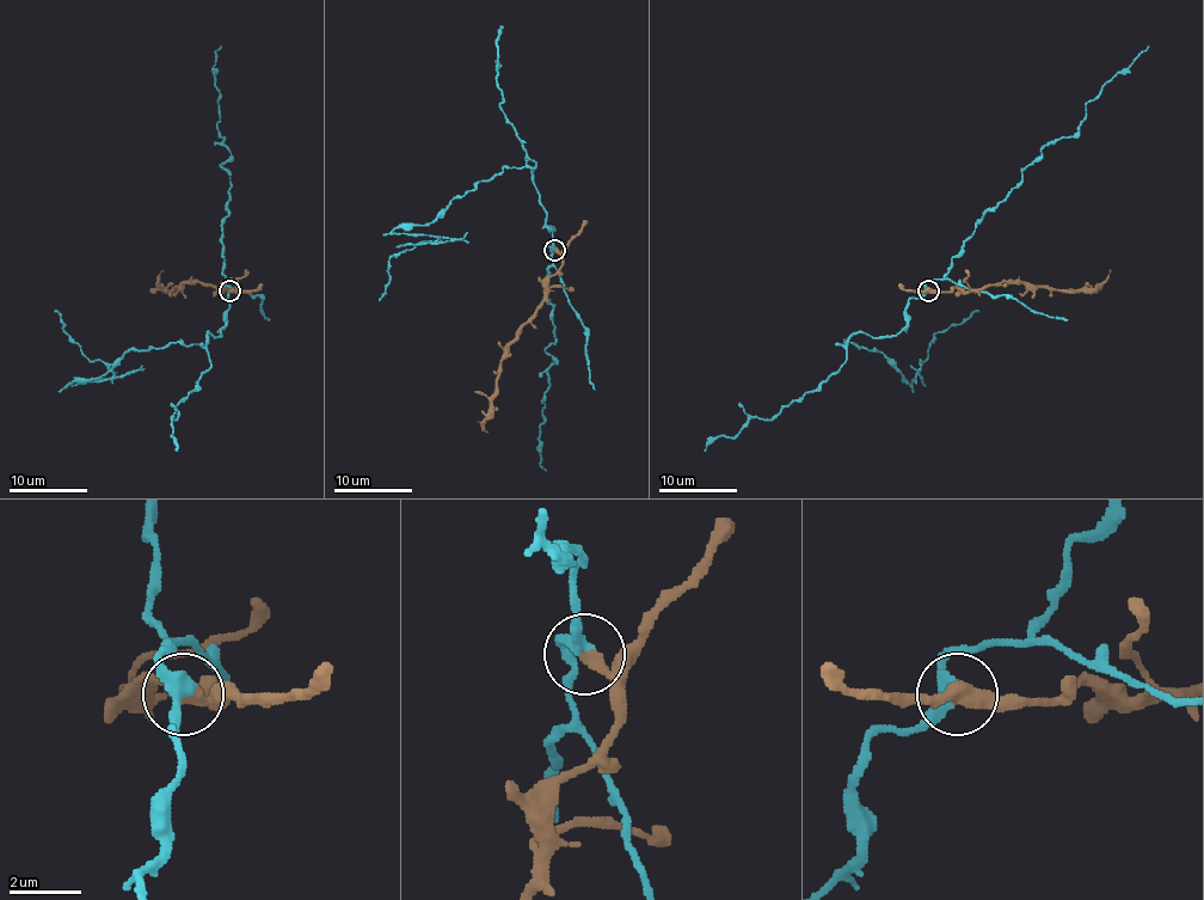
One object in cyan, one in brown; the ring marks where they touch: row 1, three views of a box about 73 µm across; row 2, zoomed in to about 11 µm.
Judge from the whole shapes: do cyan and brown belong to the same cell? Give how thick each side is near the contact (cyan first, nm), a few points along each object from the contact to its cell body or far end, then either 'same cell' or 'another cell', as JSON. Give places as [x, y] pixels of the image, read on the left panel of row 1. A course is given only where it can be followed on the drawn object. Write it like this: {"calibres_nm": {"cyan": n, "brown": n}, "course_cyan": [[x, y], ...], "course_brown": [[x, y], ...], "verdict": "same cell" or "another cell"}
{"calibres_nm": {"cyan": 360, "brown": 360}, "course_cyan": [[229, 291], [221, 336], [130, 349], [106, 373], [69, 383], [106, 380], [112, 373], [54, 310]], "course_brown": [[229, 291], [184, 283], [169, 291], [159, 281], [163, 269]], "verdict": "another cell"}

